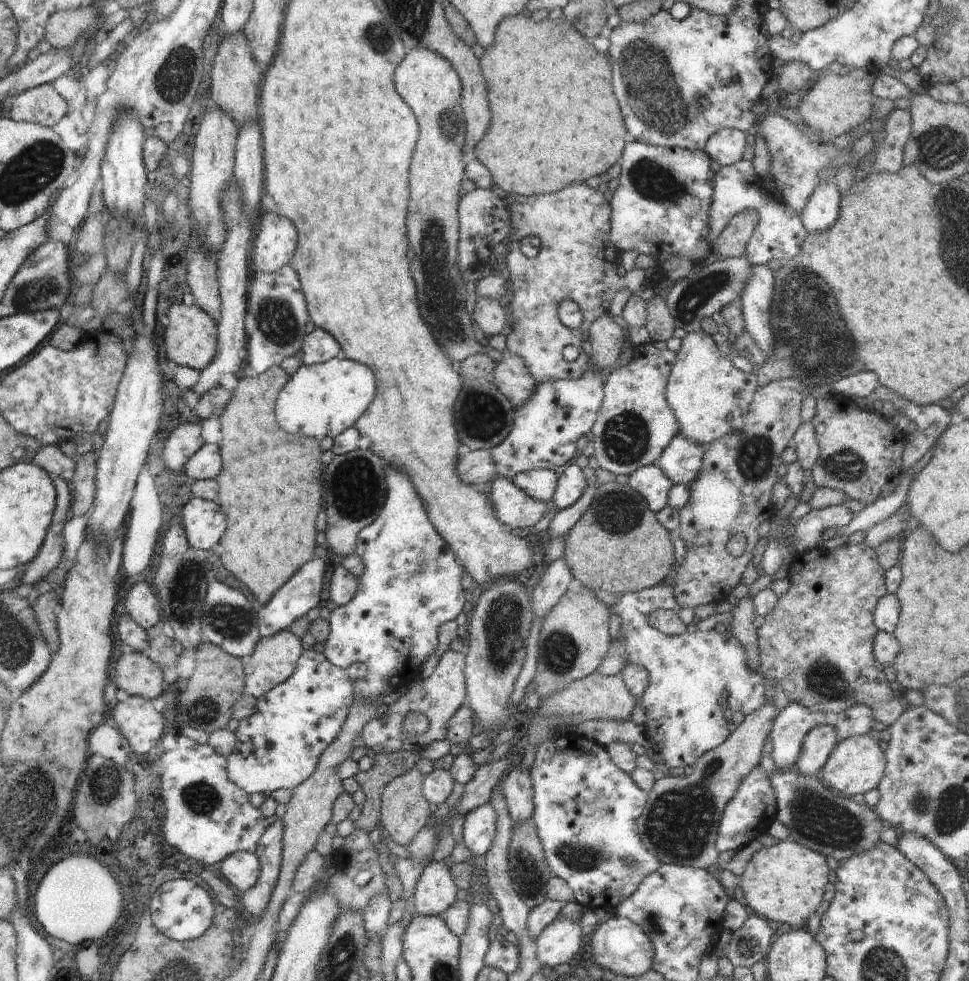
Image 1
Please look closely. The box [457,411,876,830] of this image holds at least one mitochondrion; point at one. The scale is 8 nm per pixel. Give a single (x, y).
(502, 625)

